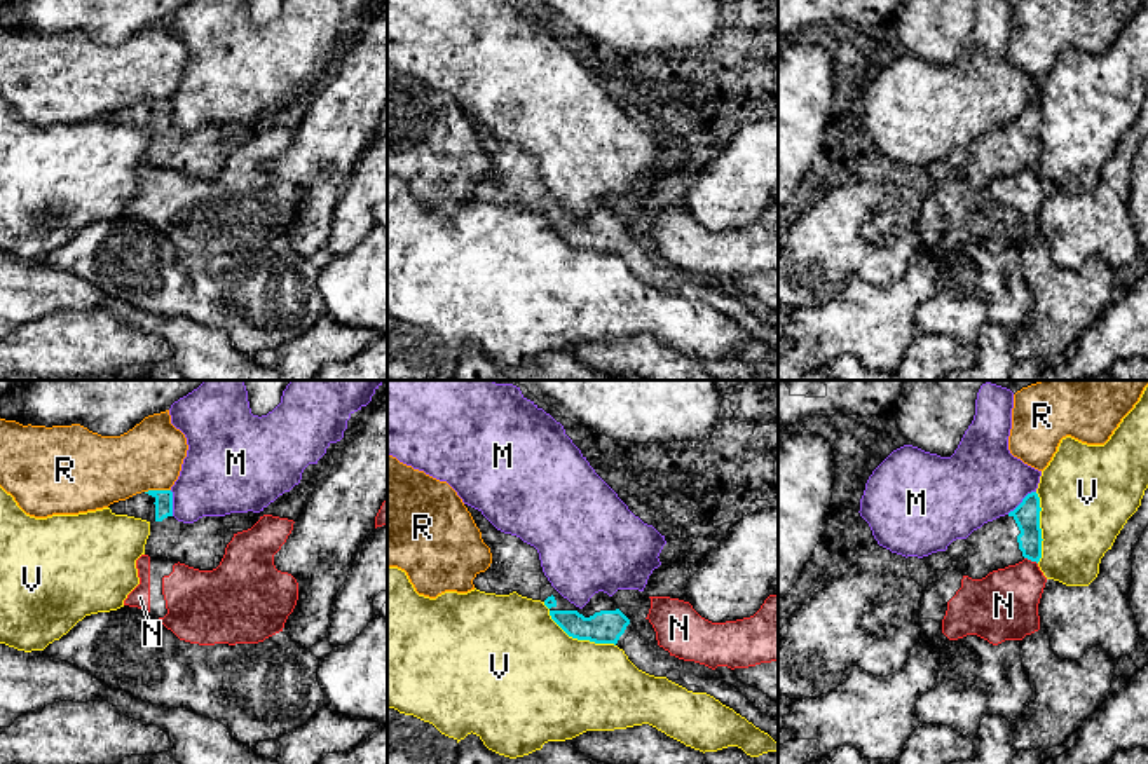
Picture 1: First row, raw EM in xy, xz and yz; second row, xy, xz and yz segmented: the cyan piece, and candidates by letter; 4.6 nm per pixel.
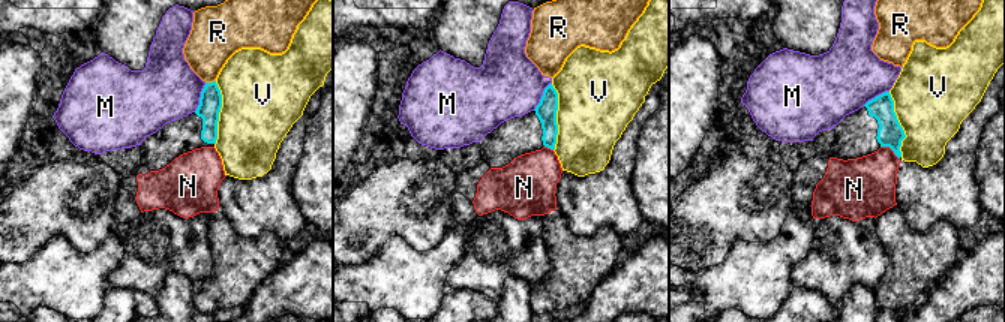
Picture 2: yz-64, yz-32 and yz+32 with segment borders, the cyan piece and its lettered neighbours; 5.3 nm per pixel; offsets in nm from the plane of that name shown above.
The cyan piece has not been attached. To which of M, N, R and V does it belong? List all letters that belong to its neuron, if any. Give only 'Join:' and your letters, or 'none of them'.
Join: none of them

